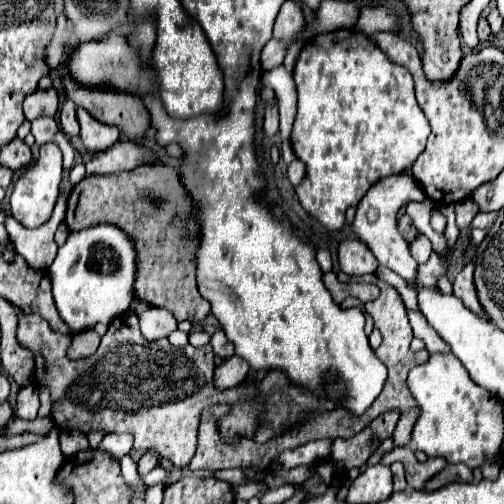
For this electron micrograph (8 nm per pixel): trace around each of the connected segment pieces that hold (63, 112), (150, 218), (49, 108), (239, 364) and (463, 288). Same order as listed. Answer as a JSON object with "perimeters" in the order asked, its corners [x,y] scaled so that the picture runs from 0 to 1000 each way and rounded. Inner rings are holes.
{"perimeters":[[[[127,198],[115,234],[119,234],[119,254],[123,254],[123,262],[127,262],[135,274],[155,270],[159,250],[155,250],[155,238],[151,238],[151,210],[147,210],[143,198]]],[[[286,325],[266,333],[262,341],[234,341],[234,345],[206,345],[206,349],[171,349],[167,357],[159,357],[131,405],[131,444],[139,452],[139,460],[155,460],[163,452],[179,452],[187,444],[226,444],[234,452],[242,452],[250,460],[250,468],[258,468],[258,476],[266,480],[266,496],[274,508],[274,540],[270,540],[270,556],[266,556],[266,587],[290,603],[298,603],[302,611],[329,611],[333,619],[345,623],[345,631],[353,639],[373,635],[373,639],[401,639],[413,623],[417,623],[417,603],[413,595],[405,595],[389,571],[389,540],[385,540],[385,496],[393,488],[393,448],[389,440],[377,433],[377,417],[381,417],[381,401],[369,385],[369,377],[361,373],[361,361],[353,353],[353,341],[337,329],[317,329],[317,325]],[[290,385],[313,385],[321,393],[317,409],[306,413],[294,397]]],[[[107,175],[71,179],[48,198],[48,230],[60,242],[79,230],[111,230],[111,222],[115,222],[115,183]]],[[[460,706],[452,714],[433,714],[429,730],[425,730],[425,770],[440,774],[456,774],[468,770],[472,762],[480,762],[496,742],[496,726],[488,722],[488,714],[480,714],[476,706]]],[[[933,518],[923,526],[921,536],[905,548],[905,556],[897,560],[897,571],[901,571],[901,587],[913,591],[925,611],[933,615],[944,615],[948,623],[956,619],[956,607],[948,599],[948,587],[944,587],[944,575],[940,575],[940,556],[937,556],[937,540],[940,540],[938,518]]]]}

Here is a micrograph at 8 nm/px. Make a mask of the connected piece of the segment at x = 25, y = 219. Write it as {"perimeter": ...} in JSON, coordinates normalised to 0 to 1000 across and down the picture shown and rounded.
{"perimeter":[[[87,286],[87,290],[79,290],[79,313],[60,333],[60,341],[44,345],[32,357],[28,377],[20,385],[24,429],[48,452],[75,452],[75,448],[83,448],[83,444],[91,444],[99,437],[103,417],[111,409],[111,393],[115,393],[119,345],[123,345],[123,302],[119,302],[119,294],[111,286]]]}

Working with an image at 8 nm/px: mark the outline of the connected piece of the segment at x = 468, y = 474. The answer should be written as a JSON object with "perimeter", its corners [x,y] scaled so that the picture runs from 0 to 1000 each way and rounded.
{"perimeter":[[[889,921],[873,940],[865,940],[845,960],[845,976],[861,976],[893,956],[937,956],[937,933],[921,921]]]}

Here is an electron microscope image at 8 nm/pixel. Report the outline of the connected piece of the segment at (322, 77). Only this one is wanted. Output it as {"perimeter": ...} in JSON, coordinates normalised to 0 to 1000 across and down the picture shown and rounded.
{"perimeter":[[[667,60],[611,79],[591,107],[583,163],[595,175],[595,210],[579,254],[579,298],[607,325],[607,353],[587,369],[599,413],[623,429],[651,460],[675,460],[687,417],[710,409],[718,389],[750,357],[806,341],[837,306],[853,246],[821,190],[817,147],[778,123],[726,67],[710,60]]]}

